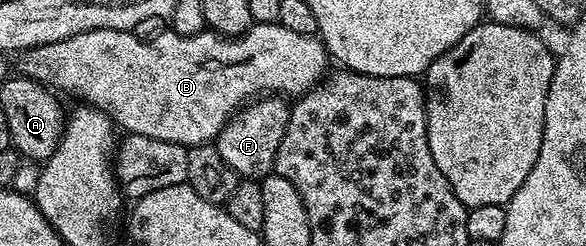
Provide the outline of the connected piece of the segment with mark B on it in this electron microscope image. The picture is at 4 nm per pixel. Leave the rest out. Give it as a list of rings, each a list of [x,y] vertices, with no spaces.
[[[278,23],[252,24],[247,32],[237,37],[224,37],[214,31],[182,37],[166,31],[157,34],[152,41],[142,41],[135,35],[126,29],[90,29],[48,45],[37,45],[22,54],[22,76],[55,91],[64,89],[80,97],[80,102],[102,109],[120,130],[127,129],[123,131],[128,134],[165,139],[169,143],[190,147],[214,142],[226,121],[230,121],[252,99],[266,93],[308,93],[323,80],[329,69],[327,47],[318,36],[297,35],[297,31],[288,31]]]

